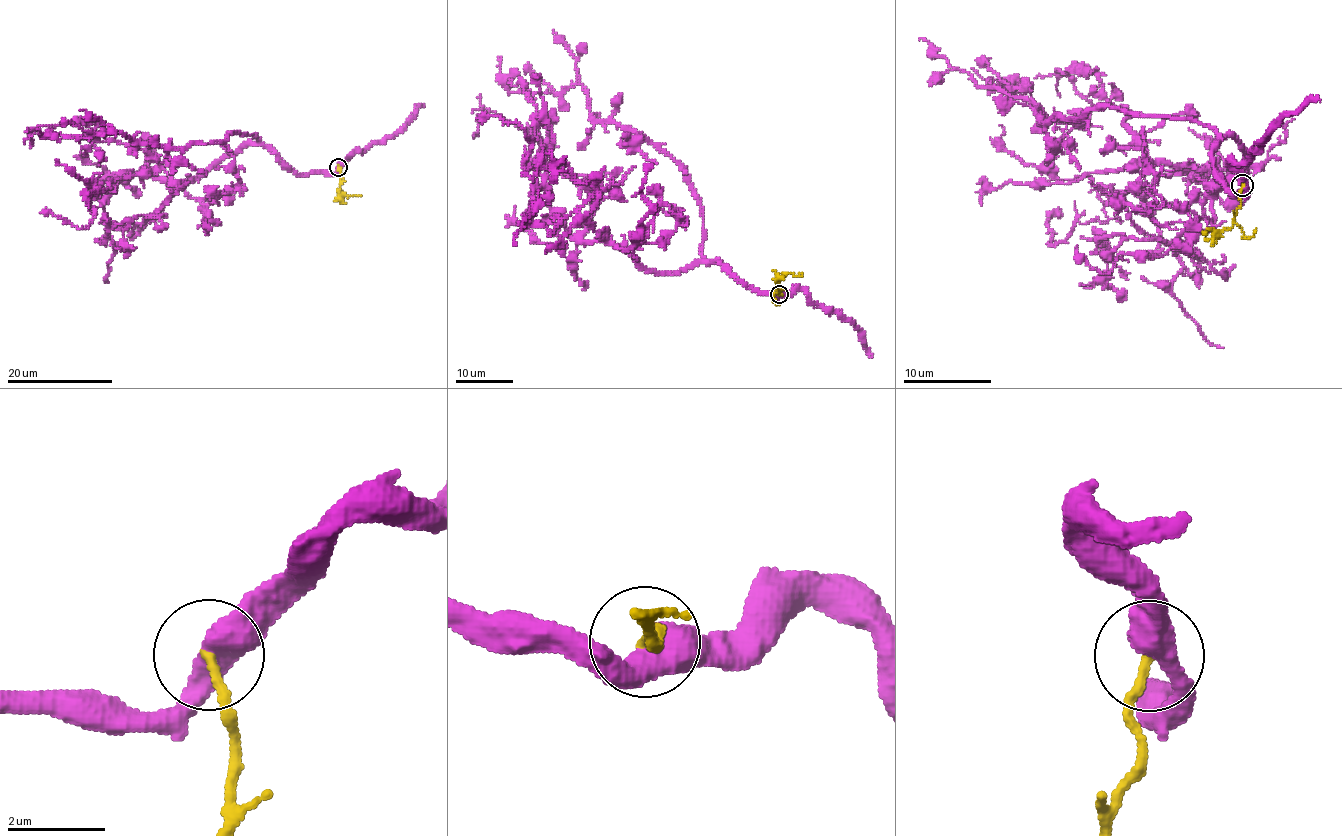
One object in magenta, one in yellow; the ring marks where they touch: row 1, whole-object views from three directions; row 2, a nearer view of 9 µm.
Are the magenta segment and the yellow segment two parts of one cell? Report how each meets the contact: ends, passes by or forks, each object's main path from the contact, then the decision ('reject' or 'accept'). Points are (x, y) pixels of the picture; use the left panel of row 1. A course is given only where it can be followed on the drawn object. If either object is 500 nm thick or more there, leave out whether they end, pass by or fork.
magenta passes by; yellow ends there; magenta runs (339, 166), (299, 174), (246, 144), (165, 183), (149, 173), (161, 163), (101, 142), (93, 122), (27, 133); yellow runs (339, 167), (339, 194), (362, 195); reject

